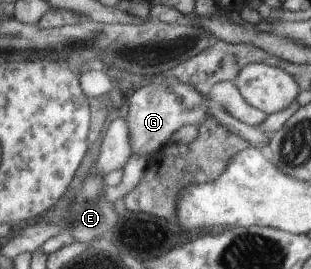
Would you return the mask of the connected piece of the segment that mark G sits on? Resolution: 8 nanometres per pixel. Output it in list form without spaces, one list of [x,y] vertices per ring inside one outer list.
[[[164,80],[161,84],[142,86],[134,91],[129,102],[125,120],[130,138],[131,155],[138,152],[145,155],[145,158],[169,143],[172,134],[182,126],[191,125],[197,128],[208,116],[207,108],[211,103],[208,98],[198,94],[192,85],[167,84]]]

